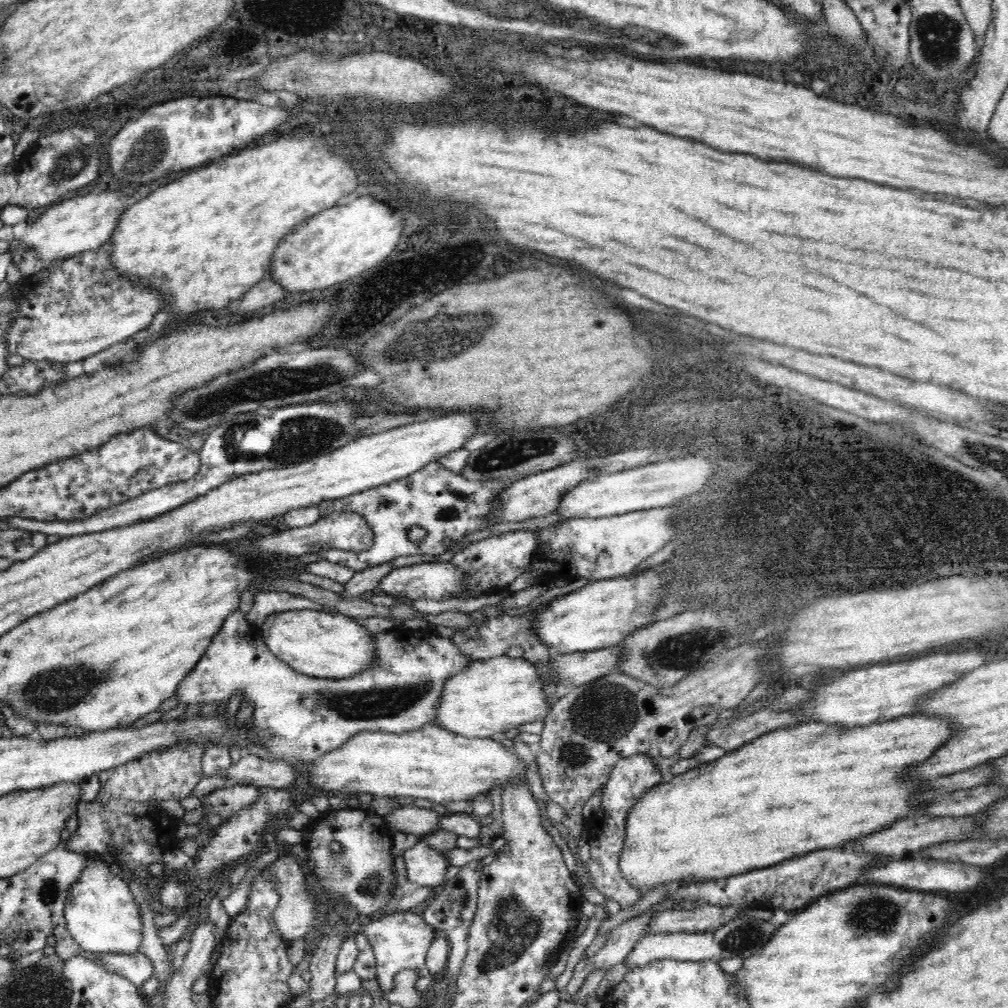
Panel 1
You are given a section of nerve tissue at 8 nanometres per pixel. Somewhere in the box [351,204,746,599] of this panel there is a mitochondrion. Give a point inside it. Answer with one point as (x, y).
(475, 328)

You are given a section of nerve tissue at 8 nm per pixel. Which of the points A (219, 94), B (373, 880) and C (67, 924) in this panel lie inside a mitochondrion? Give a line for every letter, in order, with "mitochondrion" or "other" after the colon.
A: other
B: mitochondrion
C: other

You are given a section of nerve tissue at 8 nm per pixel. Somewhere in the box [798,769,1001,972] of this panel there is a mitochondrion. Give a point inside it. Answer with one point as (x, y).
(870, 915)

